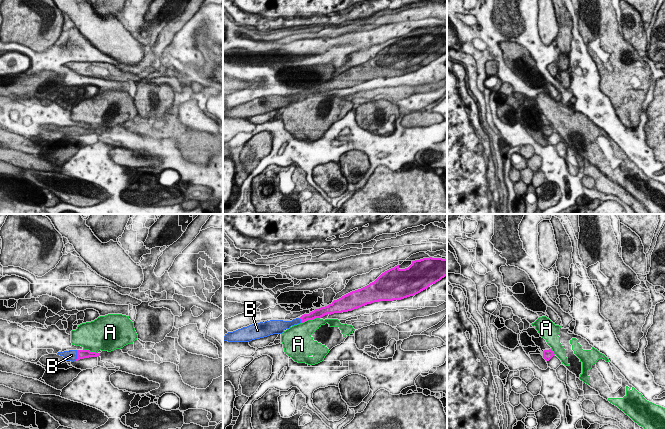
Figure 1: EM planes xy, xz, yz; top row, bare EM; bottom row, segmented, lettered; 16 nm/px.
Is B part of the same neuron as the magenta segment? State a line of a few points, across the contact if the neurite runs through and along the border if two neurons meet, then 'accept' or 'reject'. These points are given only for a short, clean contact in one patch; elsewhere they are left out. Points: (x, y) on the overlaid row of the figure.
line xy (81, 354), (77, 355), (71, 355); accept

